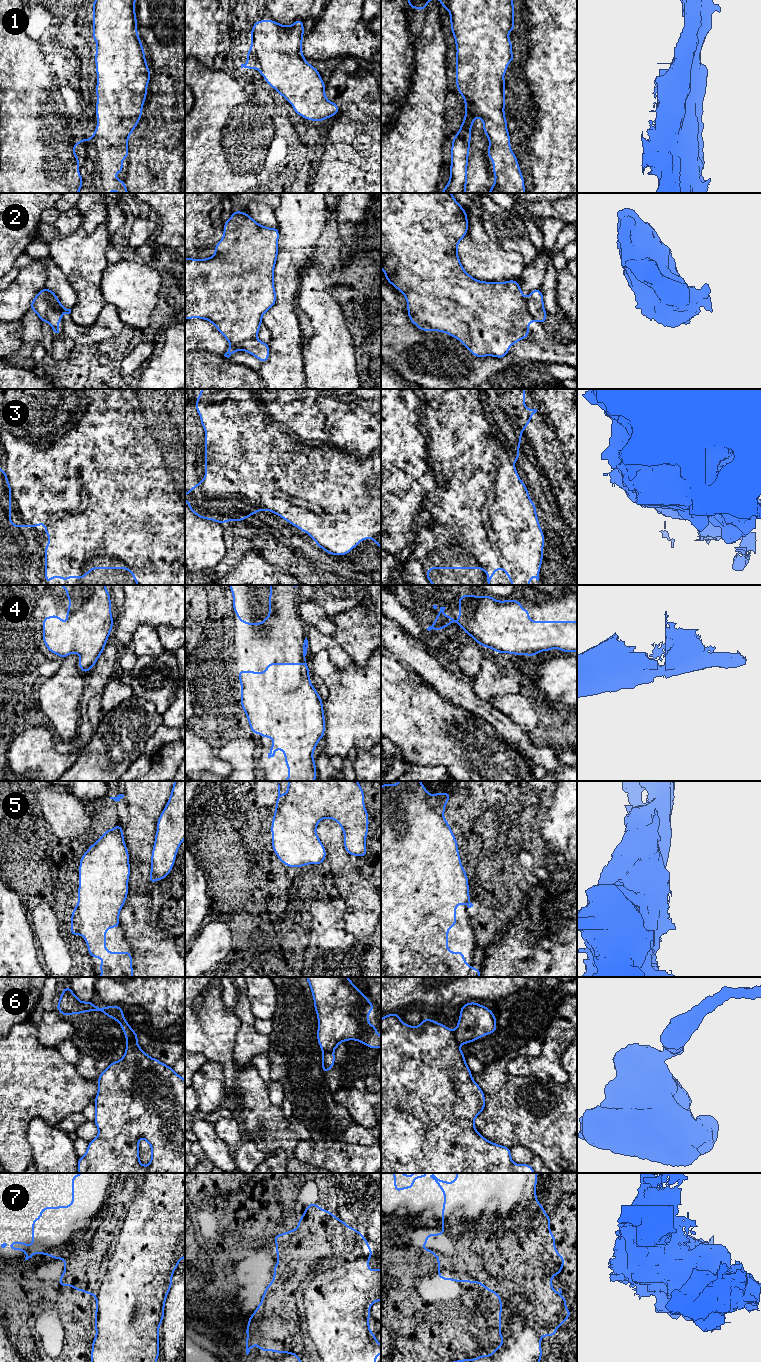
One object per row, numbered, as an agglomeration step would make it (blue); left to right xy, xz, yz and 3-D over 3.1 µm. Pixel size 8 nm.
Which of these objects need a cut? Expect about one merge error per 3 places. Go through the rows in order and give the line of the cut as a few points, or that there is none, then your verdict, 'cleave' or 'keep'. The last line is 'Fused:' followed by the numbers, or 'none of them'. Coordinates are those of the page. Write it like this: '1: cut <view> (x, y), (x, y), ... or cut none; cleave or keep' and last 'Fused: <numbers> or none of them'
1: cut none; keep
2: cut xy (39, 292), (44, 292), (62, 312); cleave
3: cut none; keep
4: cut none; keep
5: cut none; keep
6: cut yz (453, 1031), (459, 1044); cleave
7: cut none; keep
Fused: 2, 6

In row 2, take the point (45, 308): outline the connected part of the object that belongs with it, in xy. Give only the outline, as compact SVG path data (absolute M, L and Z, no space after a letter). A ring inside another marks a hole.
M38 293L35 296L31 302L29 310L31 309L36 312L42 322L46 321L50 326L53 327L53 333L55 335L61 335L58 324L62 319L62 312L55 307L55 303L50 300L46 293Z

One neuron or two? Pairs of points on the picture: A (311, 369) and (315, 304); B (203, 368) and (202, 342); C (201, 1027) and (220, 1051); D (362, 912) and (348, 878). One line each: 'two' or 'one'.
A: one
B: two
C: one
D: one

